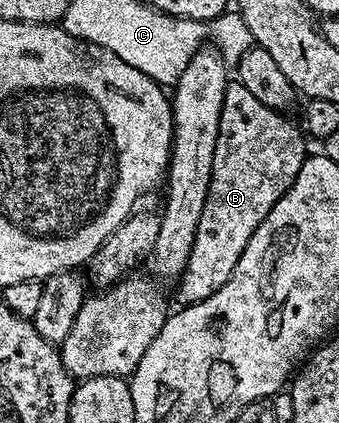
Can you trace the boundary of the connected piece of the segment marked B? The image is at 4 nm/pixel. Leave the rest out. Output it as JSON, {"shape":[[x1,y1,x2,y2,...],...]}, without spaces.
{"shape":[[237,80,228,81,225,104,221,108,221,128,217,132,217,148,213,156,213,176,209,180,205,208,201,212,201,224,197,224,197,236,189,252,187,267,178,279,179,294,184,298,184,303,200,302,213,296,213,292,217,292,217,288,221,288,221,284,225,284,229,276,233,276,233,268,237,268,237,260,241,260,241,252,245,252,249,236,257,232,261,220,269,216,273,204,281,200,281,196,293,184,297,172,301,172,305,157,305,134,287,117,286,113,261,104,261,100,257,100,257,96,253,96,253,92,249,92,249,88,245,88]]}

